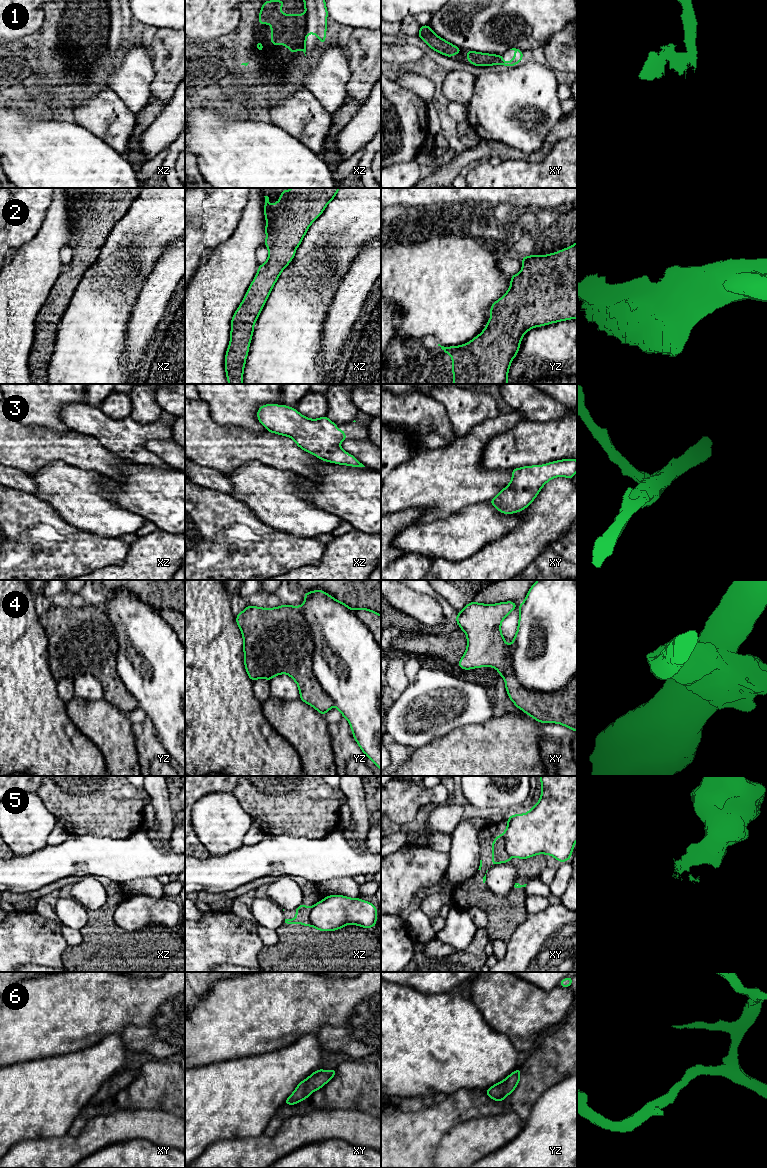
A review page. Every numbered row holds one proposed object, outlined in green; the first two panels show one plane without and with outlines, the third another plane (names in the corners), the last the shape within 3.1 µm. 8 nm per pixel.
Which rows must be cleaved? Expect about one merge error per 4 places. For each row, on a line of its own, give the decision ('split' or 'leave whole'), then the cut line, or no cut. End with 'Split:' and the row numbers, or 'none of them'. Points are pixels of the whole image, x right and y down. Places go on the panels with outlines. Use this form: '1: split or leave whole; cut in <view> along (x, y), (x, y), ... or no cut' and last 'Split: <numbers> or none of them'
1: split; cut in xz along (306, 14), (306, 30), (304, 48), (302, 50)
2: leave whole; no cut
3: leave whole; no cut
4: split; cut in xy along (513, 640), (513, 673), (526, 688), (558, 691), (574, 676)
5: split; cut in xy along (501, 835), (505, 841), (505, 850), (511, 856)
6: leave whole; no cut
Split: 1, 4, 5

